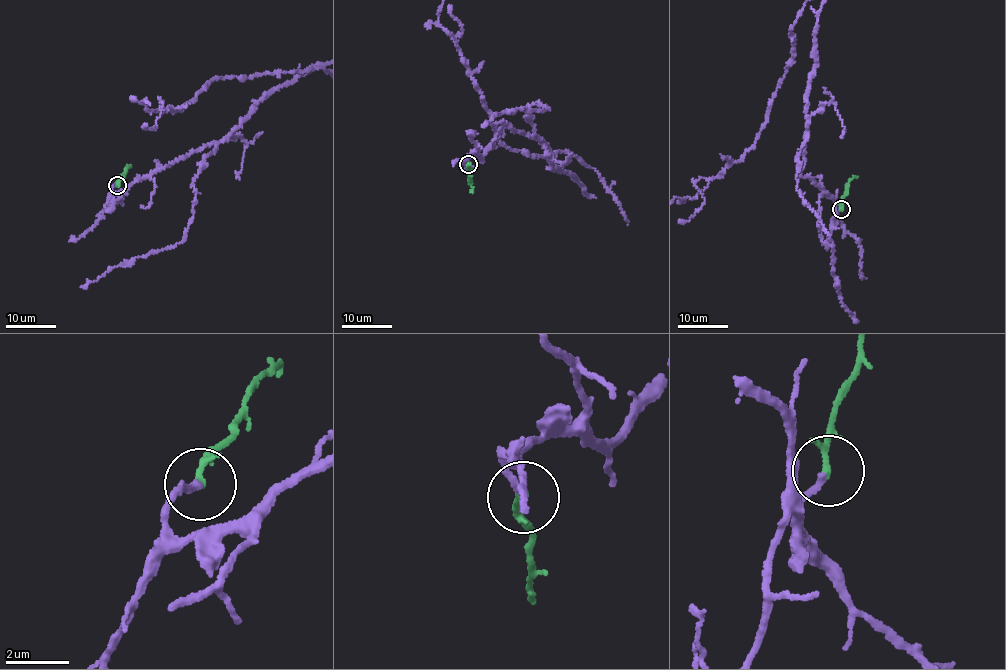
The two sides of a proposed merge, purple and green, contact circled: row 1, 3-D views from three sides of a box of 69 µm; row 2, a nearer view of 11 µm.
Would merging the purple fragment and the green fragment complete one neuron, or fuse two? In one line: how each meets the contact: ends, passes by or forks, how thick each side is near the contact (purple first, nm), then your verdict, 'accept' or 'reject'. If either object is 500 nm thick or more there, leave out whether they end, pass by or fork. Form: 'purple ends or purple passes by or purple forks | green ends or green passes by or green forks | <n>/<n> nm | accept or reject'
purple ends | green ends | 200/240 nm | accept

